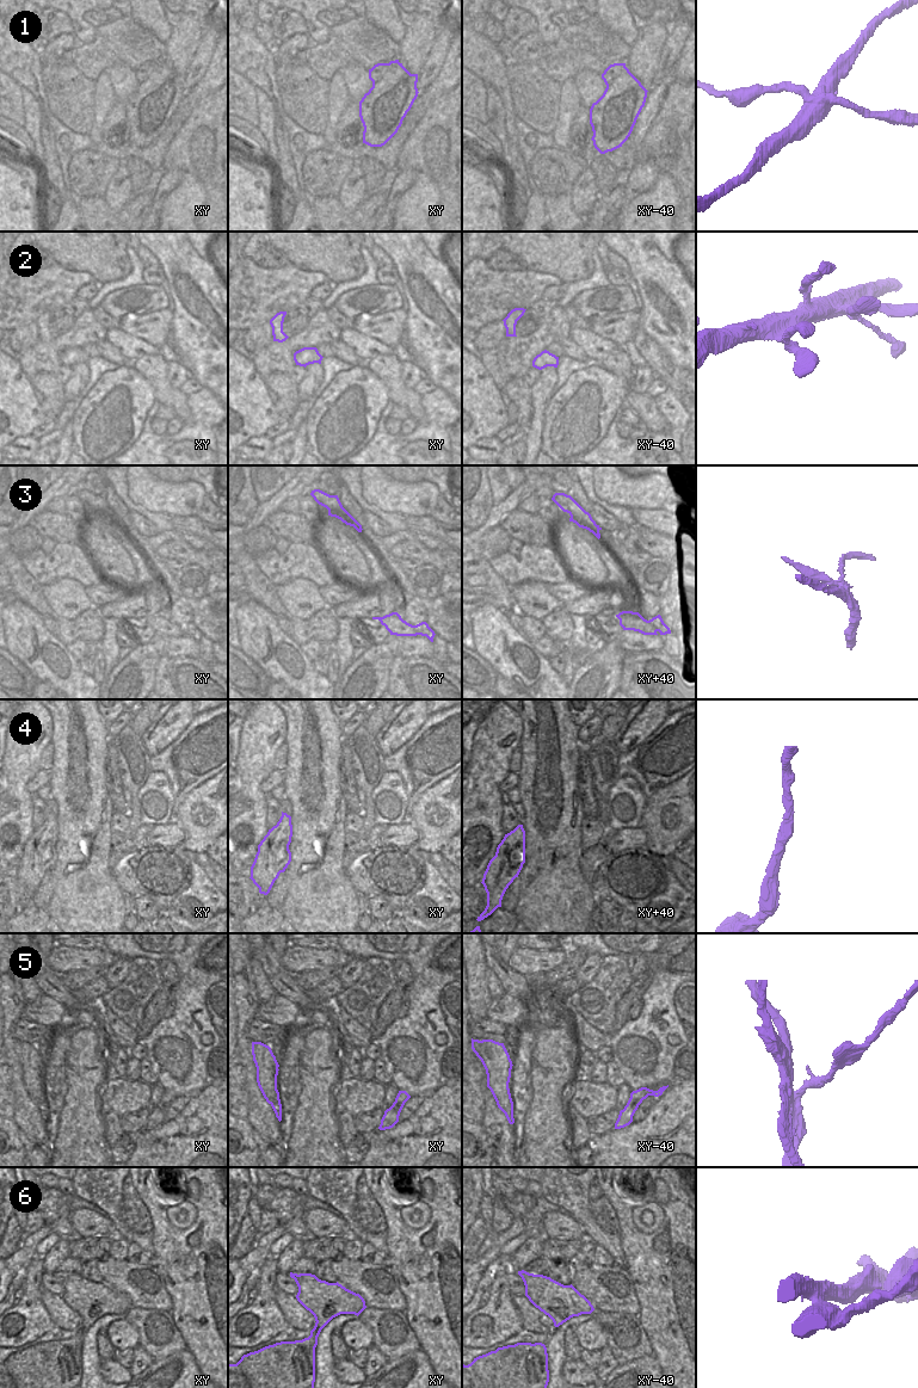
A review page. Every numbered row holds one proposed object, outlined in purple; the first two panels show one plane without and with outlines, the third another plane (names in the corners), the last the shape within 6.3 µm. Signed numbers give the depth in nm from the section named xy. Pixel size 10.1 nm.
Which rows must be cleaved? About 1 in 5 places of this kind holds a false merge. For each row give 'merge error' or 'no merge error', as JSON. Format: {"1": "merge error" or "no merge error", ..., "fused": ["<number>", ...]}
{"1": "merge error", "2": "no merge error", "3": "merge error", "4": "no merge error", "5": "merge error", "6": "merge error", "fused": ["1", "3", "5", "6"]}

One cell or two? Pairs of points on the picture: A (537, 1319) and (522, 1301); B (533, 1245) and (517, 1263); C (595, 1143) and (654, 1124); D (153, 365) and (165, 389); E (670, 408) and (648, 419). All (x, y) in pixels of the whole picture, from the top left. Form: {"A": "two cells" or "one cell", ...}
{"A": "one cell", "B": "one cell", "C": "one cell", "D": "one cell", "E": "two cells"}

